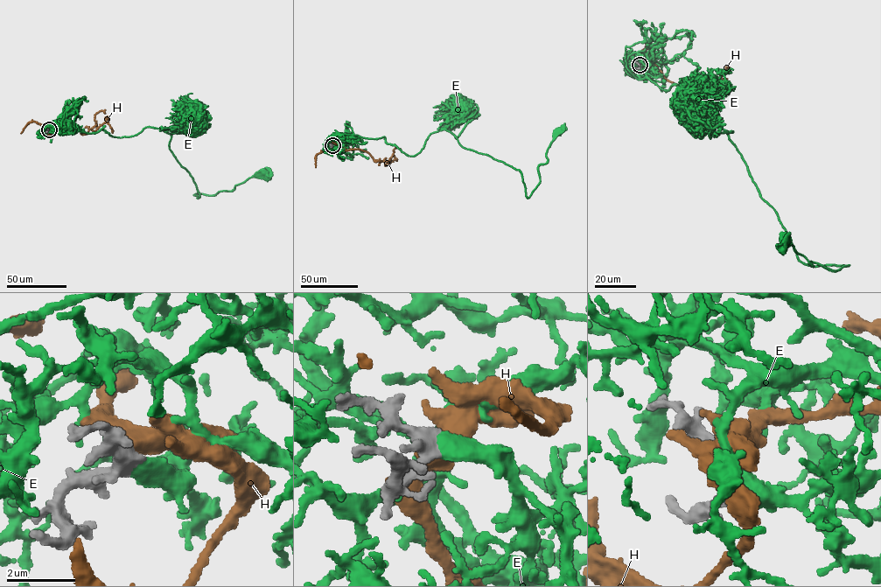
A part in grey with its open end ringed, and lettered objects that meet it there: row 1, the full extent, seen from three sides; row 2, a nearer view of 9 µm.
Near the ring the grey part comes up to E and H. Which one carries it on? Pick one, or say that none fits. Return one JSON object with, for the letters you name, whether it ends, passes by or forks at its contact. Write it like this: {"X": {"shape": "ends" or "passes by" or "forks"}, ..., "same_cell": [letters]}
{"E": {"shape": "ends"}, "same_cell": ["E"]}

